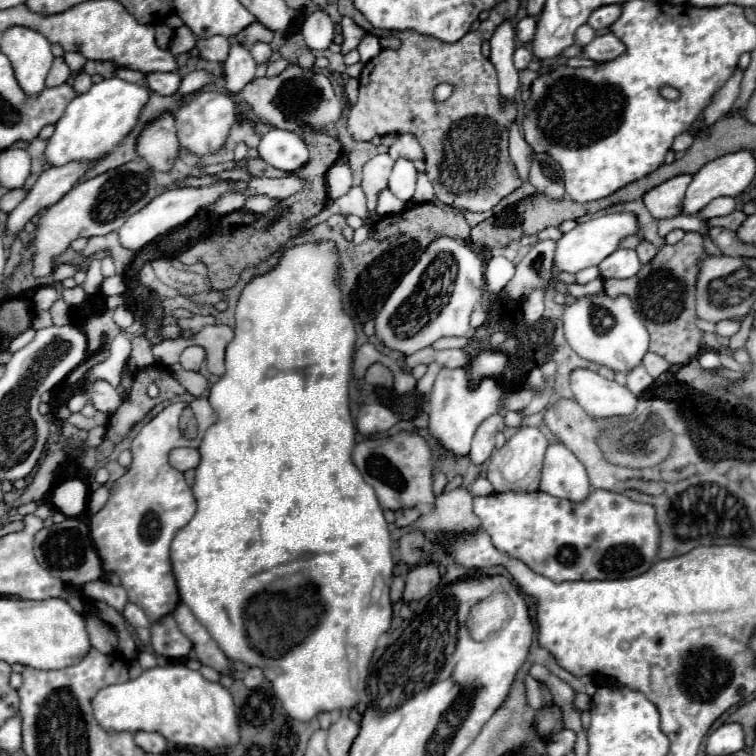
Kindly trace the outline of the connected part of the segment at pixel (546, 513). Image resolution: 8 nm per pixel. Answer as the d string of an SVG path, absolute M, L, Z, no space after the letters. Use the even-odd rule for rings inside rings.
M593 490L583 502L555 498L547 492L491 494L475 498L475 514L497 550L519 558L553 582L645 574L657 560L661 542L655 508L609 490Z

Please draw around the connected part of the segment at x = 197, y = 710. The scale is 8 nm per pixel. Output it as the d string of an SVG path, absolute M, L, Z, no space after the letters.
M173 662L167 666L155 666L151 670L145 670L139 678L129 680L125 684L107 686L97 692L93 698L93 716L99 722L99 726L109 732L159 732L165 740L181 746L199 746L205 750L221 748L221 746L237 746L239 744L239 718L237 708L233 702L233 696L227 688L223 688L217 682L205 680L199 672L189 670L181 662Z

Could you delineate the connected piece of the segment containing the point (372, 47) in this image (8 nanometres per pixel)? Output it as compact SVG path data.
M365 34L357 46L357 52L361 54L361 62L367 64L369 60L373 60L379 52L381 52L381 46L379 46L379 38L371 36L371 34Z

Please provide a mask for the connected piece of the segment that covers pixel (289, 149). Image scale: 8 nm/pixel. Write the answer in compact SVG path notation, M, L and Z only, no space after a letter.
M271 128L265 136L261 136L261 144L257 150L267 164L285 172L297 170L309 158L303 138L297 132L281 128Z

